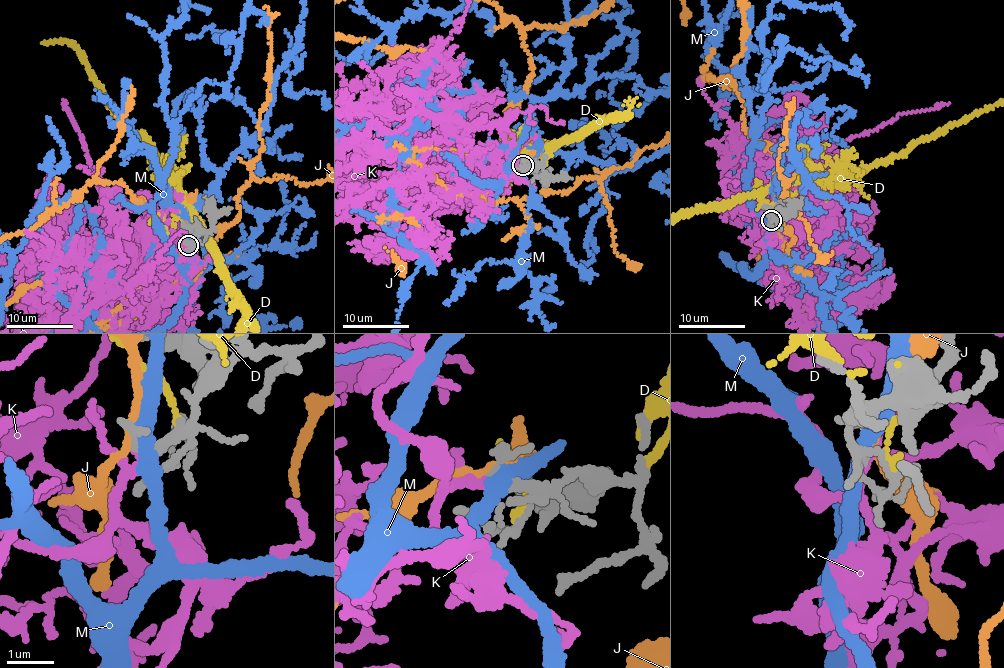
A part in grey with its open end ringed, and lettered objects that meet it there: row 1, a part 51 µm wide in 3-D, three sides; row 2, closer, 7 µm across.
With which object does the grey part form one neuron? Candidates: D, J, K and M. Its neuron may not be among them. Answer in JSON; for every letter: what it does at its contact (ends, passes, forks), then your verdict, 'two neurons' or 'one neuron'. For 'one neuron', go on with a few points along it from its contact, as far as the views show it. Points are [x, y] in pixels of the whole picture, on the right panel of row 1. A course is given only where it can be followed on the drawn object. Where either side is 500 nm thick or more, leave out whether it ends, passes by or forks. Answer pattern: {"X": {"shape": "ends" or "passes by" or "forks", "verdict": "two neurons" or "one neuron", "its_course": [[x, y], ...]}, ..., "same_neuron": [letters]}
{"D": {"shape": "ends", "verdict": "two neurons"}, "J": {"shape": "passes by", "verdict": "two neurons"}, "K": {"shape": "passes by", "verdict": "one neuron"}, "M": {"shape": "passes by", "verdict": "two neurons"}, "same_neuron": ["K"]}

